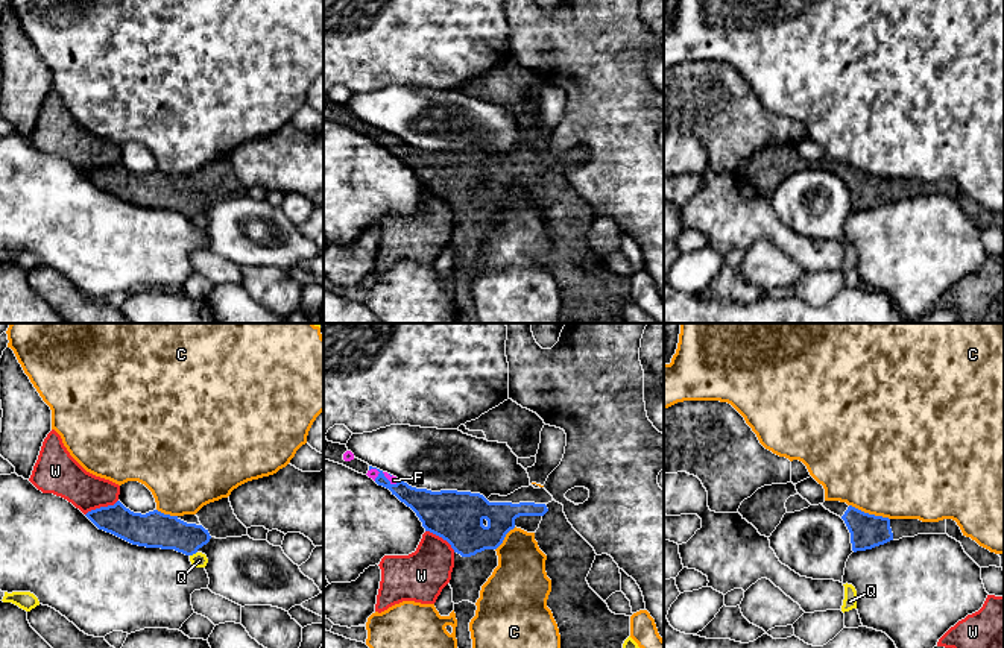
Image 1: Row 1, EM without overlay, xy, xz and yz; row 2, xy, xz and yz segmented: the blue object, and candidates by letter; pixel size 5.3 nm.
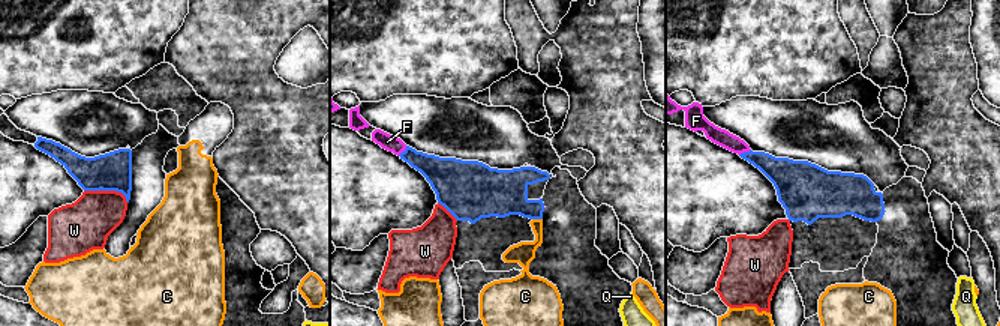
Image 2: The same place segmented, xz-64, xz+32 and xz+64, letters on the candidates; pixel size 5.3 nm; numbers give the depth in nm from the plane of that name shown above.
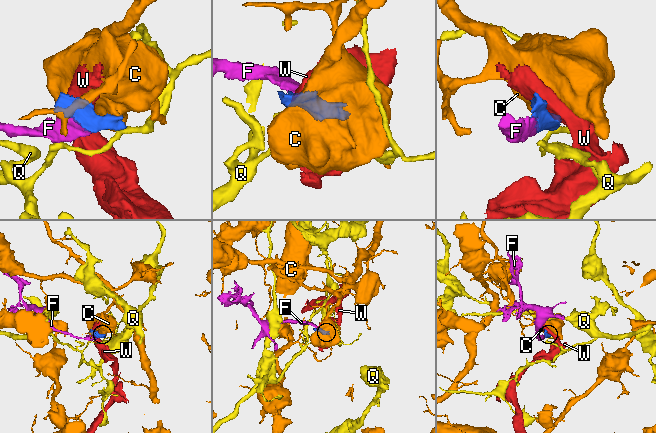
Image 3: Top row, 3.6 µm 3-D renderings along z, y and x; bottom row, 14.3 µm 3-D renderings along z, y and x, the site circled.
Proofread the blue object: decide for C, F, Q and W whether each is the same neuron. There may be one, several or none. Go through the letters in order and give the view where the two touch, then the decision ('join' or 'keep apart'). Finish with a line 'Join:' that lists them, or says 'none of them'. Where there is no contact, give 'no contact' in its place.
C: contact in yz; keep apart
F: contact in xz; join
Q: contact in xy; keep apart
W: contact in xy; keep apart
Join: F

